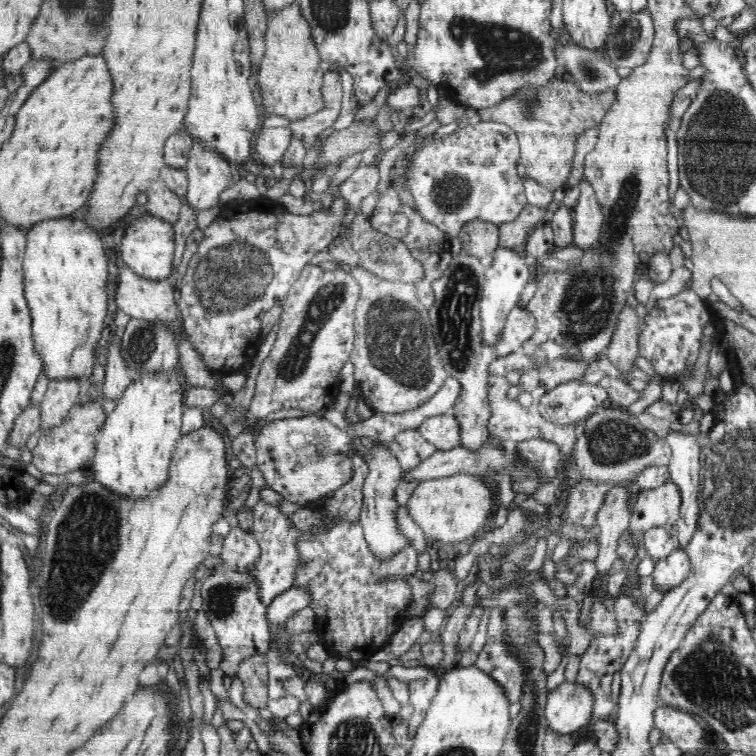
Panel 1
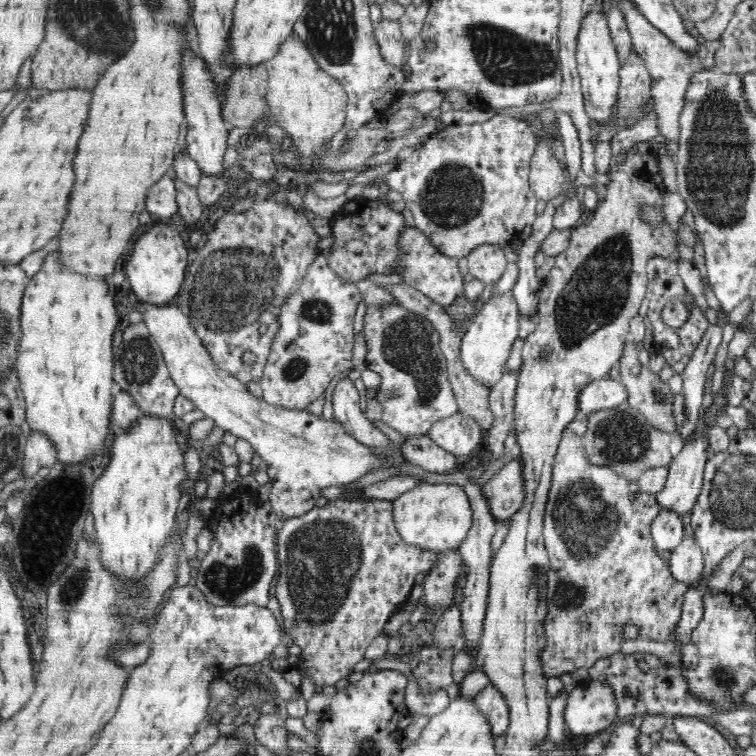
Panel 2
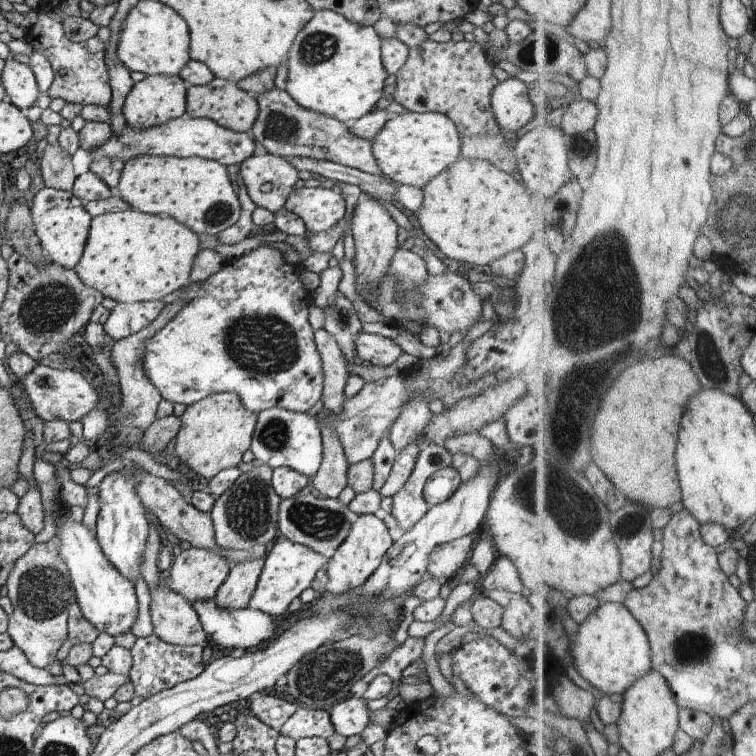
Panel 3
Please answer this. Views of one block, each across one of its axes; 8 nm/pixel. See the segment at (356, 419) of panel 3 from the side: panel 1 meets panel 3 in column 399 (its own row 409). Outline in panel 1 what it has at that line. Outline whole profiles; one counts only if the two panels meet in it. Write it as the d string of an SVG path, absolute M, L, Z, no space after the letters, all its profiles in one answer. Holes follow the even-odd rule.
M361 266L350 272L360 285L360 298L354 312L355 340L350 361L354 365L359 396L368 398L377 413L403 414L422 407L449 378L439 358L437 344L428 327L428 310L422 306L414 284L384 280Z

